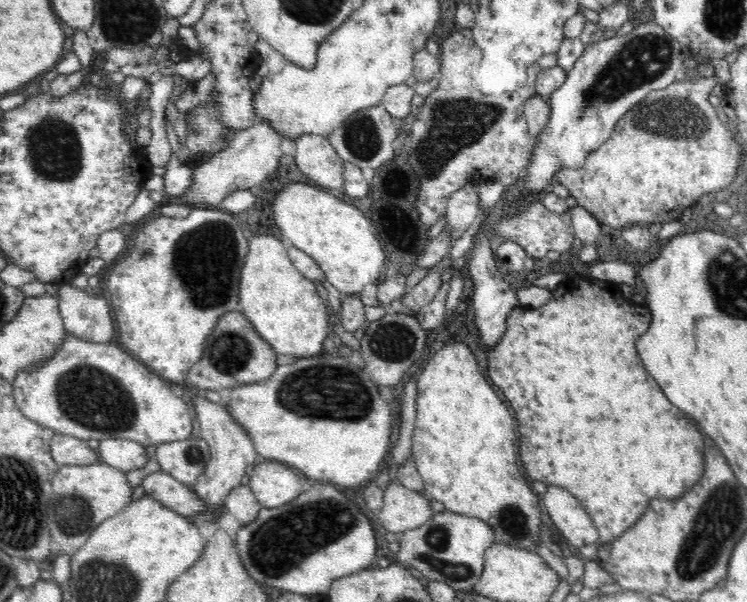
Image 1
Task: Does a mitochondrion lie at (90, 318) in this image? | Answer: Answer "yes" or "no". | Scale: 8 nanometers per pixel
no

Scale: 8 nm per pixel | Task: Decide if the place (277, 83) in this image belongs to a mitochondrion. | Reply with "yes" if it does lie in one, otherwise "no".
no

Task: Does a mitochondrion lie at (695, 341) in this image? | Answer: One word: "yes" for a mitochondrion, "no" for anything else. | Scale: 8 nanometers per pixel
no

